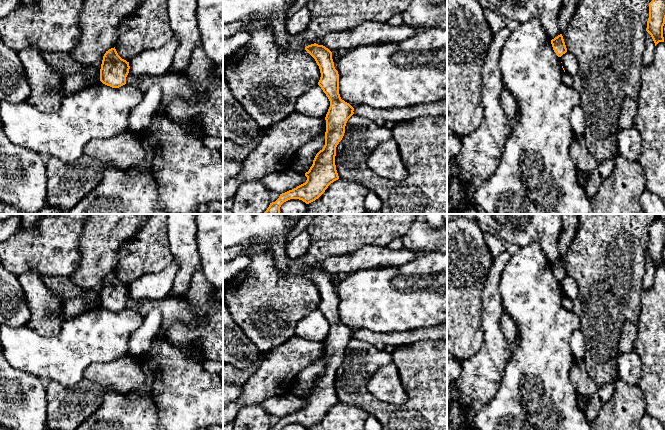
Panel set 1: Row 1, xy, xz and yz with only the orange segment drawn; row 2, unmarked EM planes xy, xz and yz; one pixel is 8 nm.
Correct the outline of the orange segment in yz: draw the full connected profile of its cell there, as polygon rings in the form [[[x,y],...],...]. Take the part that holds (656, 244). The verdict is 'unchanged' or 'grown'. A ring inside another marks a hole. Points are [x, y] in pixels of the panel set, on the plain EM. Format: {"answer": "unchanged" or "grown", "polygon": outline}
{"answer": "unchanged", "polygon": [[[657,218],[649,227],[649,242],[646,255],[651,259],[655,270],[664,266],[663,250],[665,248],[665,220]]]}

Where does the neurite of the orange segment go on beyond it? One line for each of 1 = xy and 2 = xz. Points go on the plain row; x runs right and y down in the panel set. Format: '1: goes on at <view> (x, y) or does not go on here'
1: does not go on here
2: does not go on here

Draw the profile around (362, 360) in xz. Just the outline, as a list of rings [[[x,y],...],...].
[[[353,338],[336,371],[336,394],[341,404],[365,409],[381,424],[382,430],[447,430],[447,340],[422,340],[396,347],[390,354],[373,344]],[[394,363],[407,400],[401,404],[380,401],[367,389],[371,377],[383,366]]]

